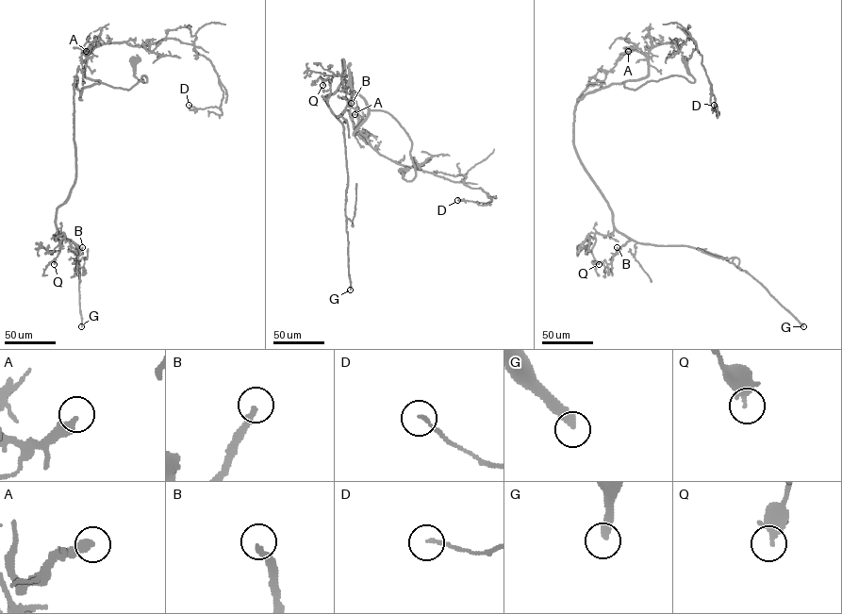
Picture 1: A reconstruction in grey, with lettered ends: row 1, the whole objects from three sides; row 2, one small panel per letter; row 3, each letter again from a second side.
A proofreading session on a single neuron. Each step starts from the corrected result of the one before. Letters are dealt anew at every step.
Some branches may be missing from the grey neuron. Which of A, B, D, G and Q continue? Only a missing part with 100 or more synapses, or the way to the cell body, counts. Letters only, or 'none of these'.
B, G

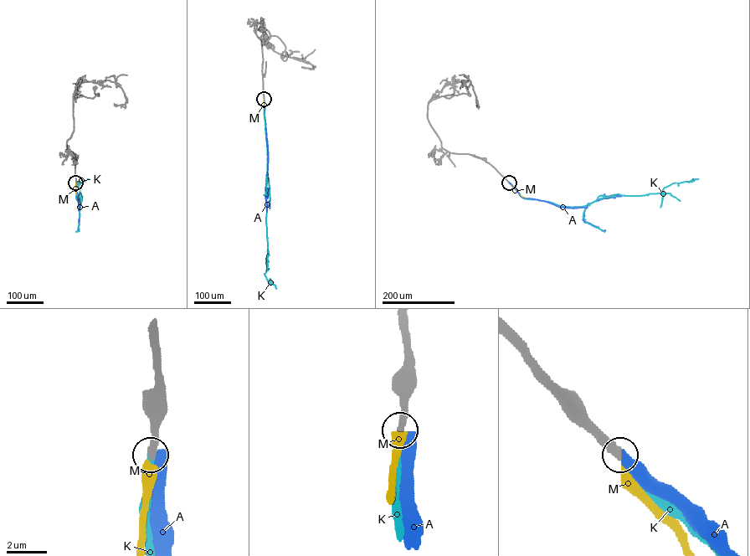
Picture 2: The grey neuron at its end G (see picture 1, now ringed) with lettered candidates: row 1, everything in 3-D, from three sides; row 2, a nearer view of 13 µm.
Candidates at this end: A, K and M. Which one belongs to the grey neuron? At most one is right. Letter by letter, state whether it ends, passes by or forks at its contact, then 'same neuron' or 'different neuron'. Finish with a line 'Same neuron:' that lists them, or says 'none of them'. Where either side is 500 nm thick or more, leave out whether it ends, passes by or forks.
A: different neuron
K: it ends; same neuron
M: it ends; different neuron
Same neuron: K

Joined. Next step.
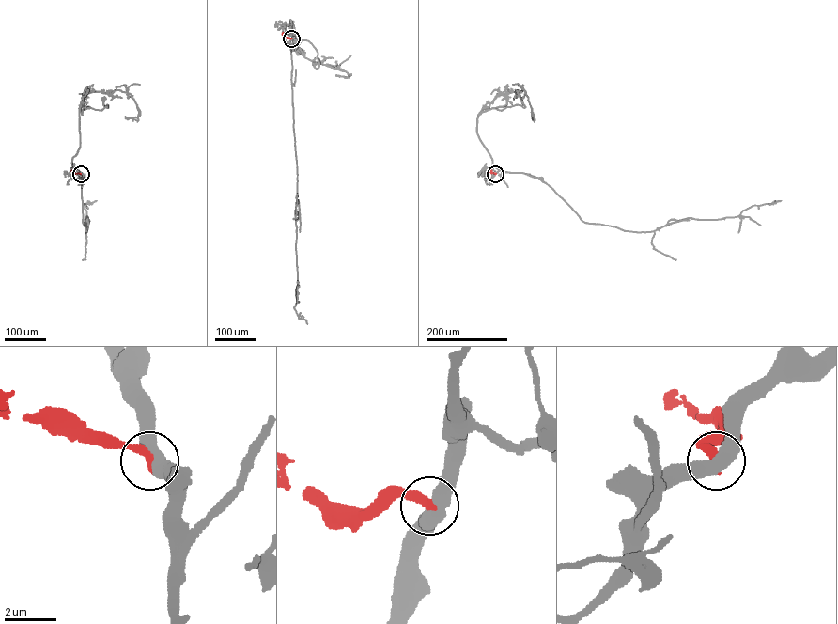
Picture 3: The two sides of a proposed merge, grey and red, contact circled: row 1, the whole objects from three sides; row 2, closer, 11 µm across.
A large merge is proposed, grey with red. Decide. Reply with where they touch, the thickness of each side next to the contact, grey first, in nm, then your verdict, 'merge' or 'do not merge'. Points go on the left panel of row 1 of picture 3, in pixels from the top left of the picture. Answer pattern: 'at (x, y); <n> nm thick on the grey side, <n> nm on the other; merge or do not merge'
at (81, 174); 500 nm thick on the grey side, 360 nm on the other; do not merge

